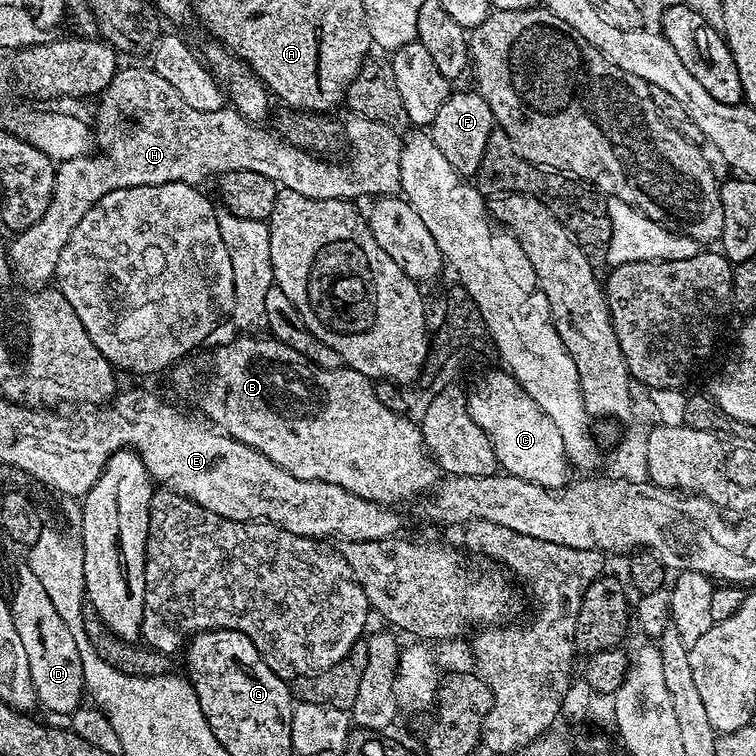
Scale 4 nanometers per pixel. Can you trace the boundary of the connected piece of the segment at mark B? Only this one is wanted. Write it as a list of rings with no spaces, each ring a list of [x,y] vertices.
[[[256,334],[237,337],[213,350],[204,373],[196,372],[189,362],[177,363],[174,368],[177,390],[188,396],[196,395],[197,406],[224,435],[266,454],[270,462],[296,478],[330,482],[370,502],[400,506],[403,500],[412,500],[437,487],[438,469],[424,445],[419,423],[388,410],[378,400],[373,381],[367,376],[347,366],[323,368],[298,354],[298,350],[290,350],[290,346],[271,338],[259,340]]]

